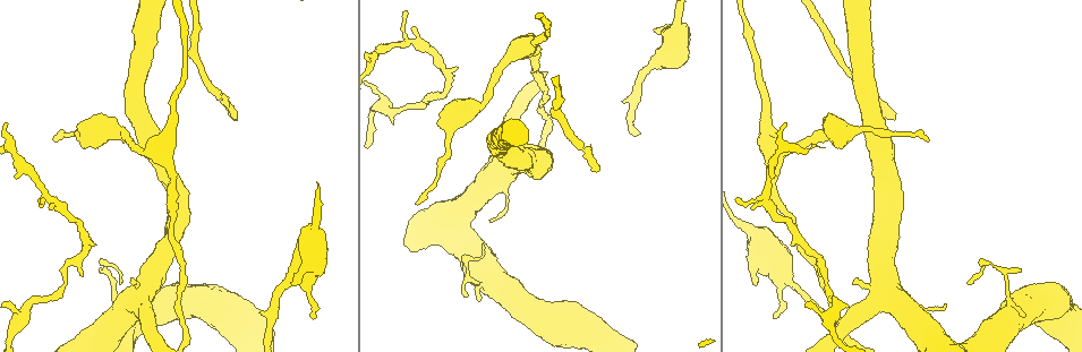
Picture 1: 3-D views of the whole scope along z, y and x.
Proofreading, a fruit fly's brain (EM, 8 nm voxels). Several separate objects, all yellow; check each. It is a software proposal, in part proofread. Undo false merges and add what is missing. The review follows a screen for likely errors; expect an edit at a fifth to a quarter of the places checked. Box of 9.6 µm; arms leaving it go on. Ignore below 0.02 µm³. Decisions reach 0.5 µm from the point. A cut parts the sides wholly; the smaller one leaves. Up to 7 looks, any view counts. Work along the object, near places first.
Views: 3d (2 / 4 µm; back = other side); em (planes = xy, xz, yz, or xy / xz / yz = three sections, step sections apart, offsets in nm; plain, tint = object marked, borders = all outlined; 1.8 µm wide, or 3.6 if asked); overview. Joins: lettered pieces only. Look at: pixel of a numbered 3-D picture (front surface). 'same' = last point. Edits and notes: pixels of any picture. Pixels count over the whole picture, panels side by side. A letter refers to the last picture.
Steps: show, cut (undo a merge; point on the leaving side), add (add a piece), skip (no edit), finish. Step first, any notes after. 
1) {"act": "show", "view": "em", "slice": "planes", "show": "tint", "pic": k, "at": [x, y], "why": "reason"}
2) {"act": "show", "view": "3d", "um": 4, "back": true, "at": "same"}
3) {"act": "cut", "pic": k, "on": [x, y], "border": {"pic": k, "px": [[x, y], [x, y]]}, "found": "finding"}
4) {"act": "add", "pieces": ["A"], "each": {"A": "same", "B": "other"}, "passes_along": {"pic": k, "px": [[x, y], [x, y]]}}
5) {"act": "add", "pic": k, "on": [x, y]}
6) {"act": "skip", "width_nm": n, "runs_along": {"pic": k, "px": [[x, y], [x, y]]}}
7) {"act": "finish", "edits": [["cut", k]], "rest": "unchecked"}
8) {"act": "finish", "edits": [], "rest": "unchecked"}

{"act": "show", "view": "em", "slice": "planes", "show": "borders", "pic": 1, "at": [52, 210], "why": "branch stops here"}

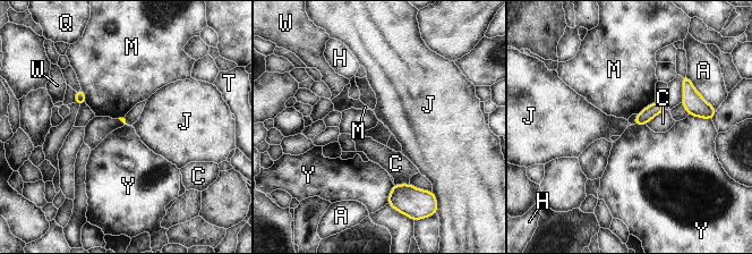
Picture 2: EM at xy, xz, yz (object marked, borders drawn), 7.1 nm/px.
{"act": "skip", "each": {"A": "other", "C": "other", "H": "other", "J": "other", "M": "other", "Q": "other", "T": "other", "W": "other", "Y": "other"}, "border": {"pic": 2, "px": [[689, 113], [711, 120]]}, "found": "none of them fits"}

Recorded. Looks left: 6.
{"act": "show", "view": "3d", "um": 2, "pic": 1, "at": [597, 171]}

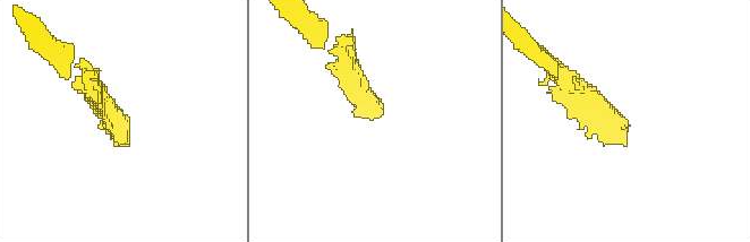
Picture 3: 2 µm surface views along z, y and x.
{"act": "show", "view": "em", "slice": "planes", "show": "borders", "pic": 3, "at": [373, 115]}

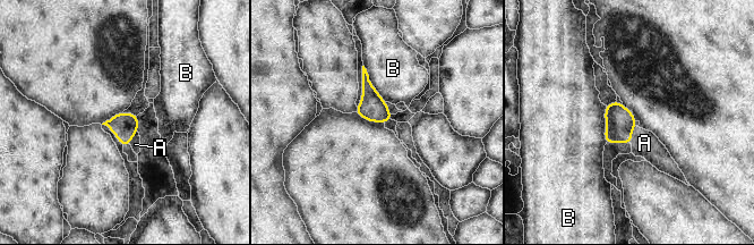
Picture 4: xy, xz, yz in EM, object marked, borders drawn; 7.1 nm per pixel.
{"act": "add", "pieces": ["A"], "each": {"A": "same", "B": "other"}, "found": "it goes on there"}

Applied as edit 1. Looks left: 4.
{"act": "show", "view": "em", "slice": "planes", "show": "plain", "pic": 1, "at": [968, 282], "why": "thin end"}

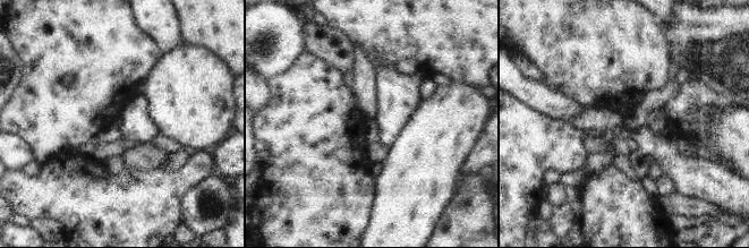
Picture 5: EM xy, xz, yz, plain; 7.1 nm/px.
{"act": "show", "view": "em", "slice": "planes", "show": "borders", "at": "same", "why": "what lies round it"}

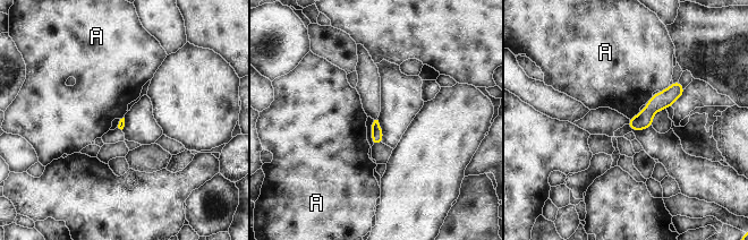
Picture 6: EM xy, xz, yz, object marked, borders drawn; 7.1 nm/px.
{"act": "skip", "each": {"A": "other"}, "runs_along": {"pic": 6, "px": [[678, 85], [637, 123], [630, 123]]}, "found": "none of them fits"}

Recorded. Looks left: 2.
{"act": "finish", "edits": [["add", 4]], "rest": "unchecked"}

